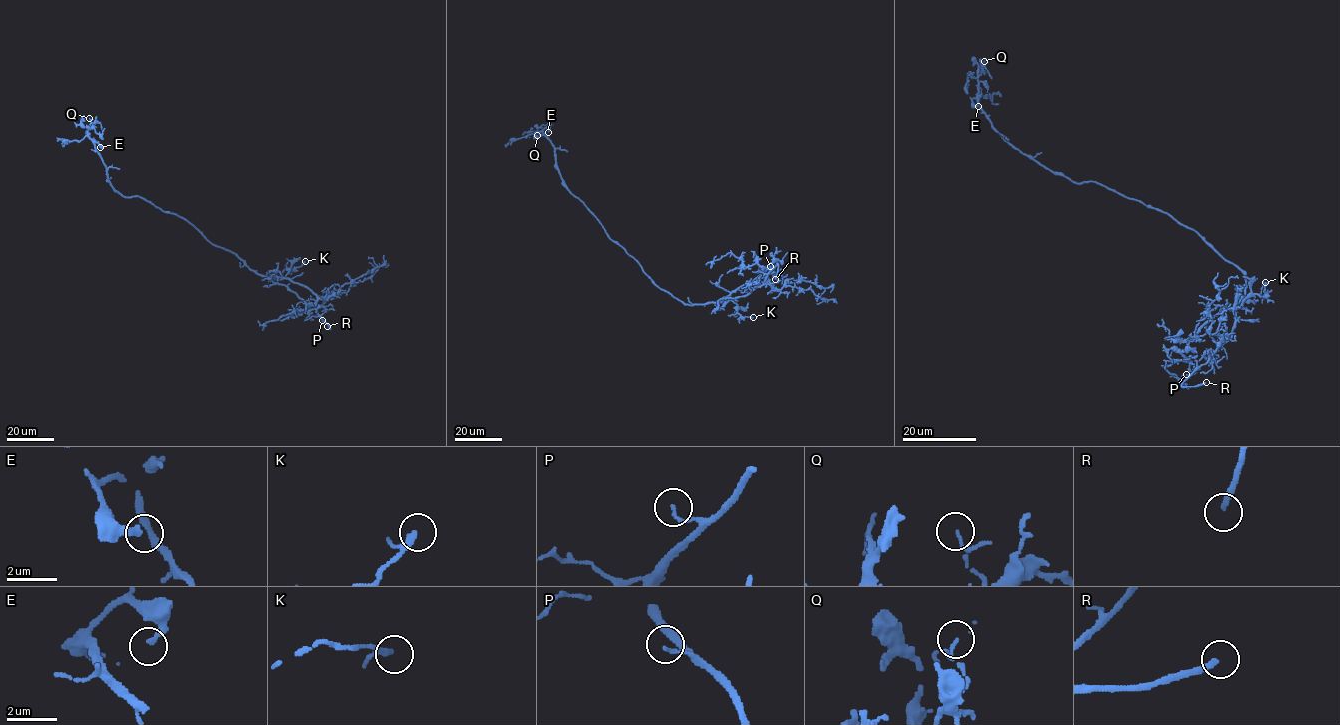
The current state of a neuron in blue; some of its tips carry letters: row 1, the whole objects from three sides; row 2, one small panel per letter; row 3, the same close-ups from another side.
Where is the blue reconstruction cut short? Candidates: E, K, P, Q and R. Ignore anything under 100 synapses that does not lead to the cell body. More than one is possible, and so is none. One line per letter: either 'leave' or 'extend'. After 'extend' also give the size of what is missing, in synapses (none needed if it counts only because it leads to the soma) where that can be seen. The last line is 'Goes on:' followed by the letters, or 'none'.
E: leave
K: leave
P: leave
Q: leave
R: extend
Goes on: R

